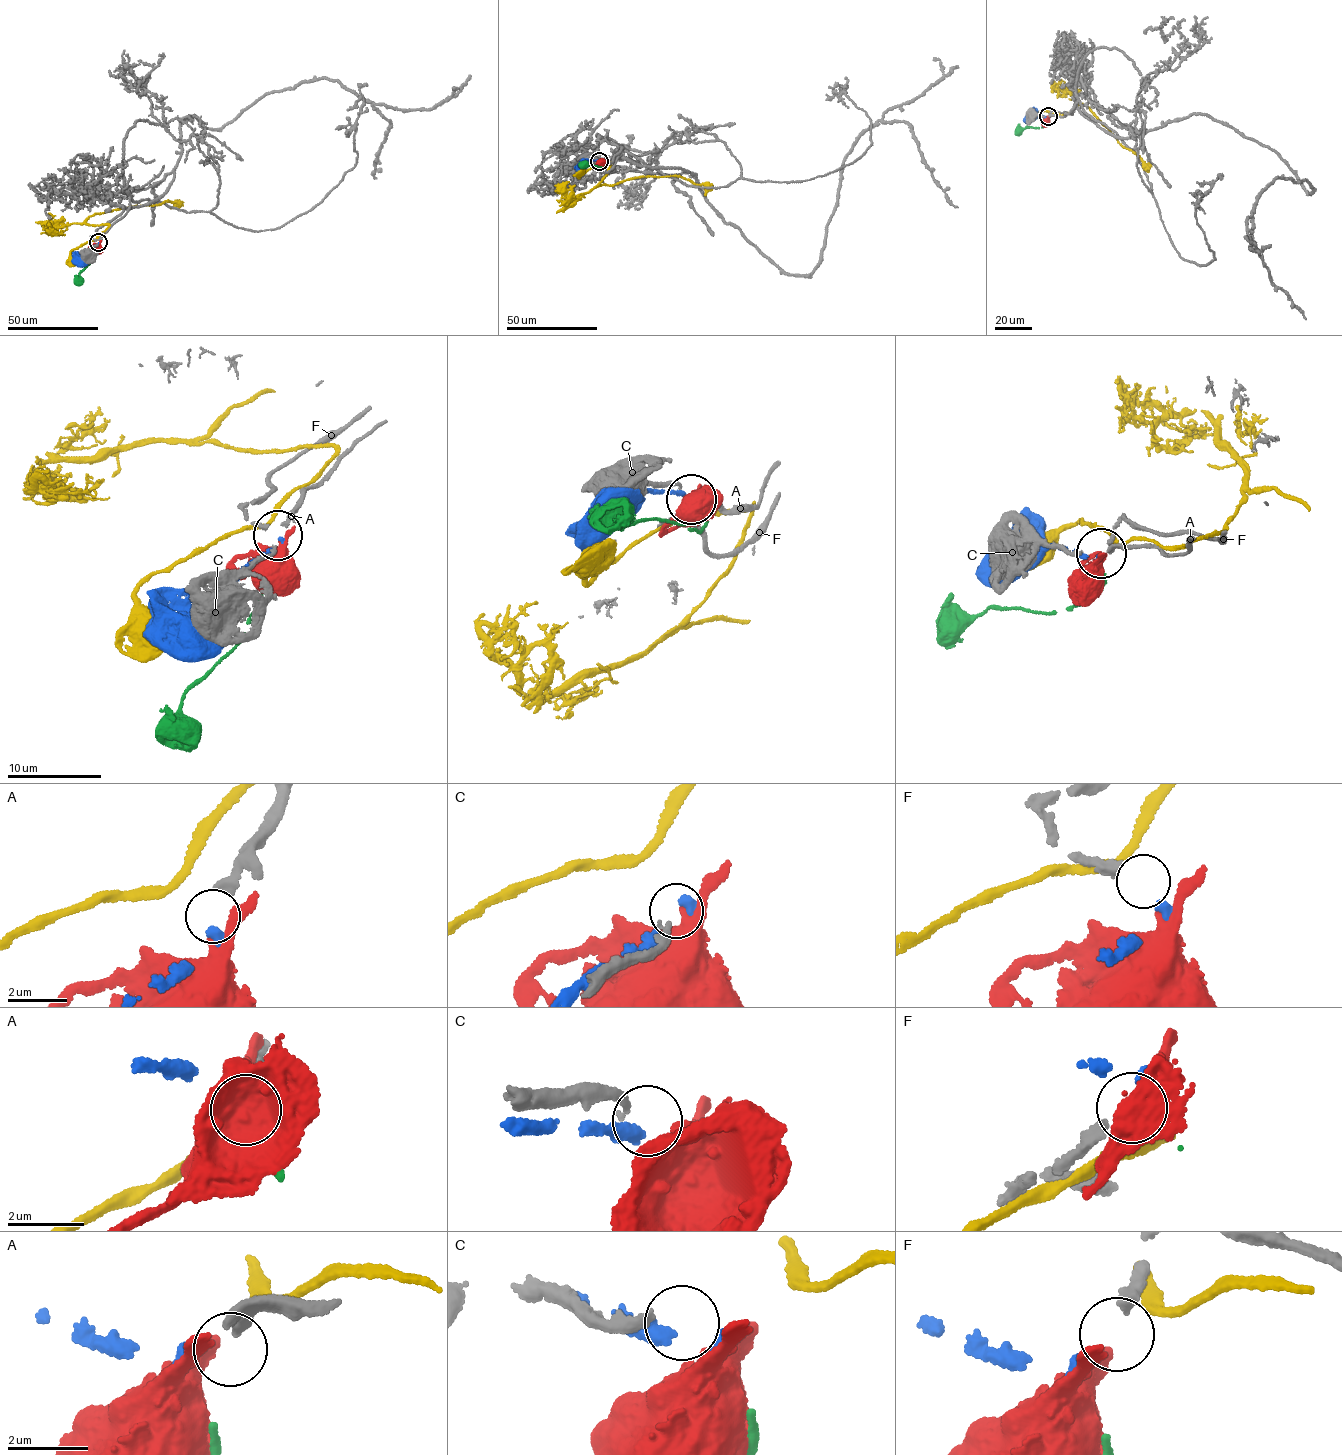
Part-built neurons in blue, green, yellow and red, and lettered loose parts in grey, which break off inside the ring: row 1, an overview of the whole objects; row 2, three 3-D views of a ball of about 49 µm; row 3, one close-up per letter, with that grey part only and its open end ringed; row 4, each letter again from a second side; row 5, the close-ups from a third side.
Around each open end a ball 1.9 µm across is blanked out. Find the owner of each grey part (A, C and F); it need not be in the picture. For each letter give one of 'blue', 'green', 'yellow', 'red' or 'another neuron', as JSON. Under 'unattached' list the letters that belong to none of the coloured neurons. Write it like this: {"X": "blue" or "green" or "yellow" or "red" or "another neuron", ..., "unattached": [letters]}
{"A": "red", "C": "another neuron", "F": "blue", "unattached": ["C"]}

